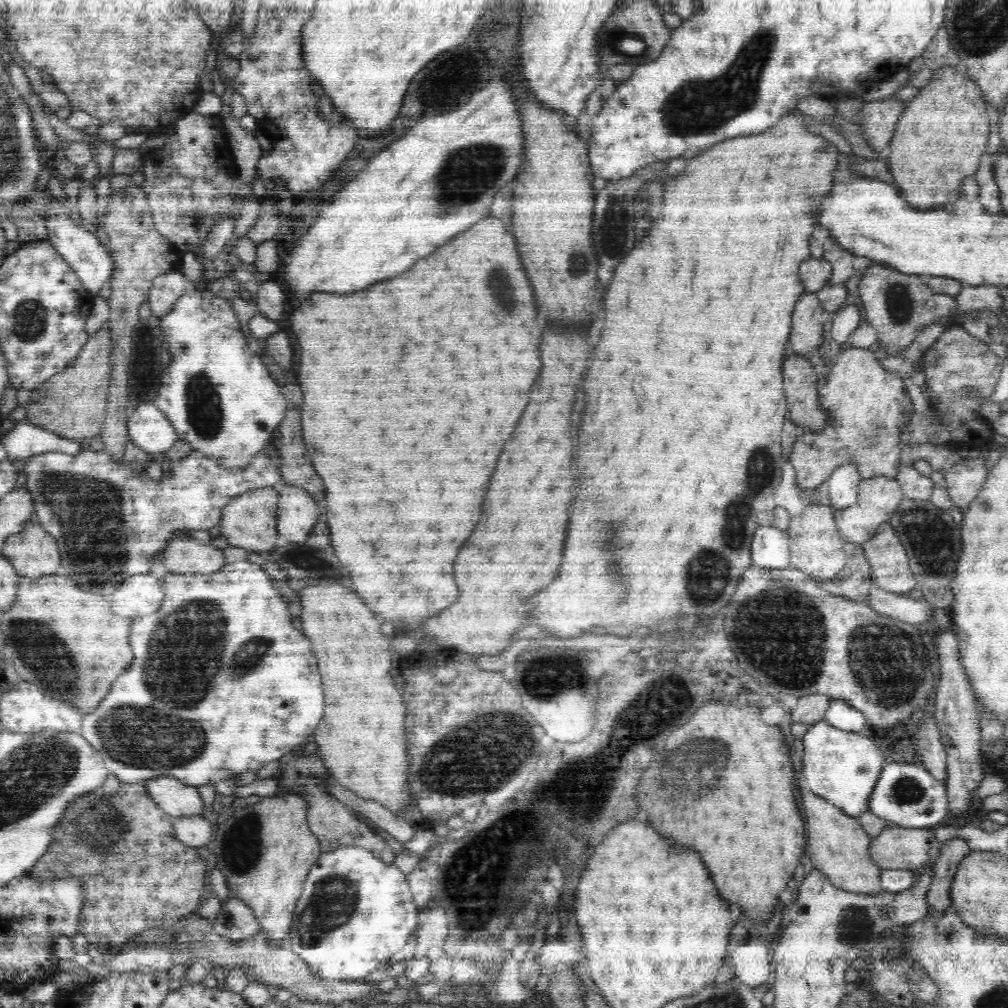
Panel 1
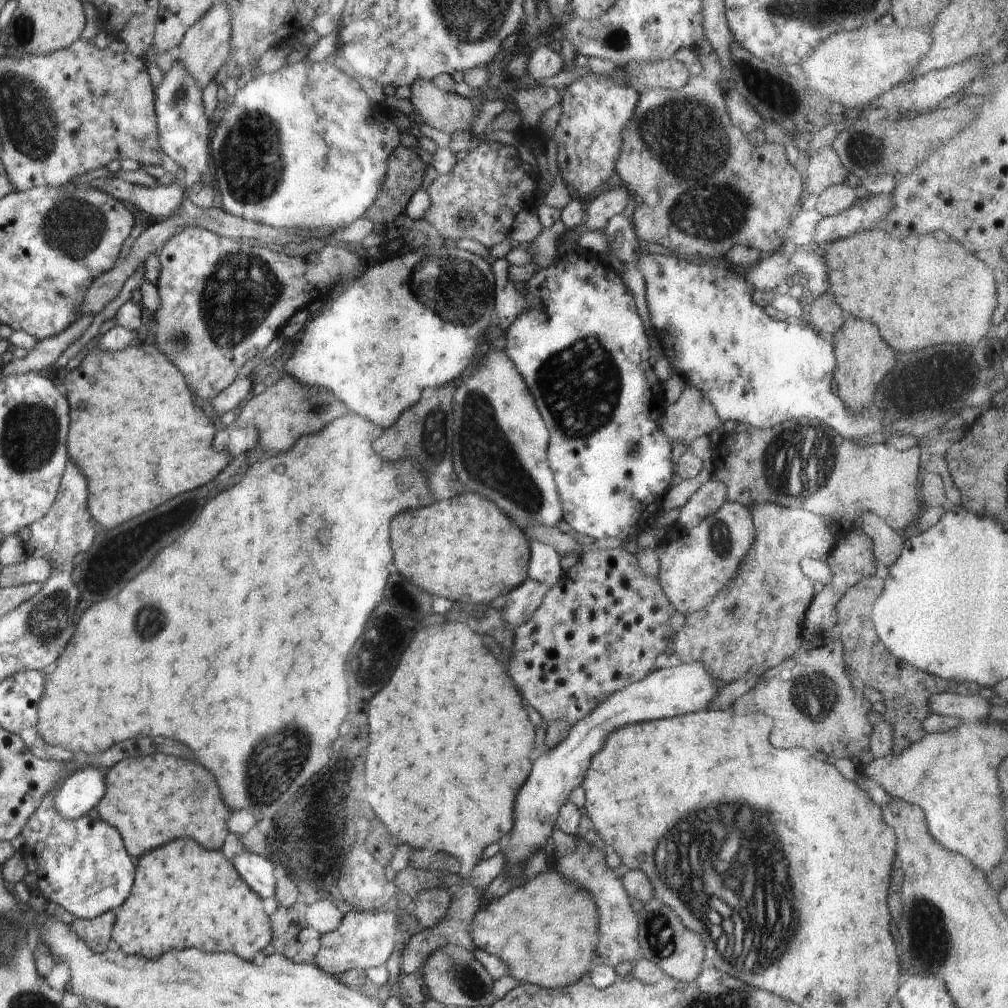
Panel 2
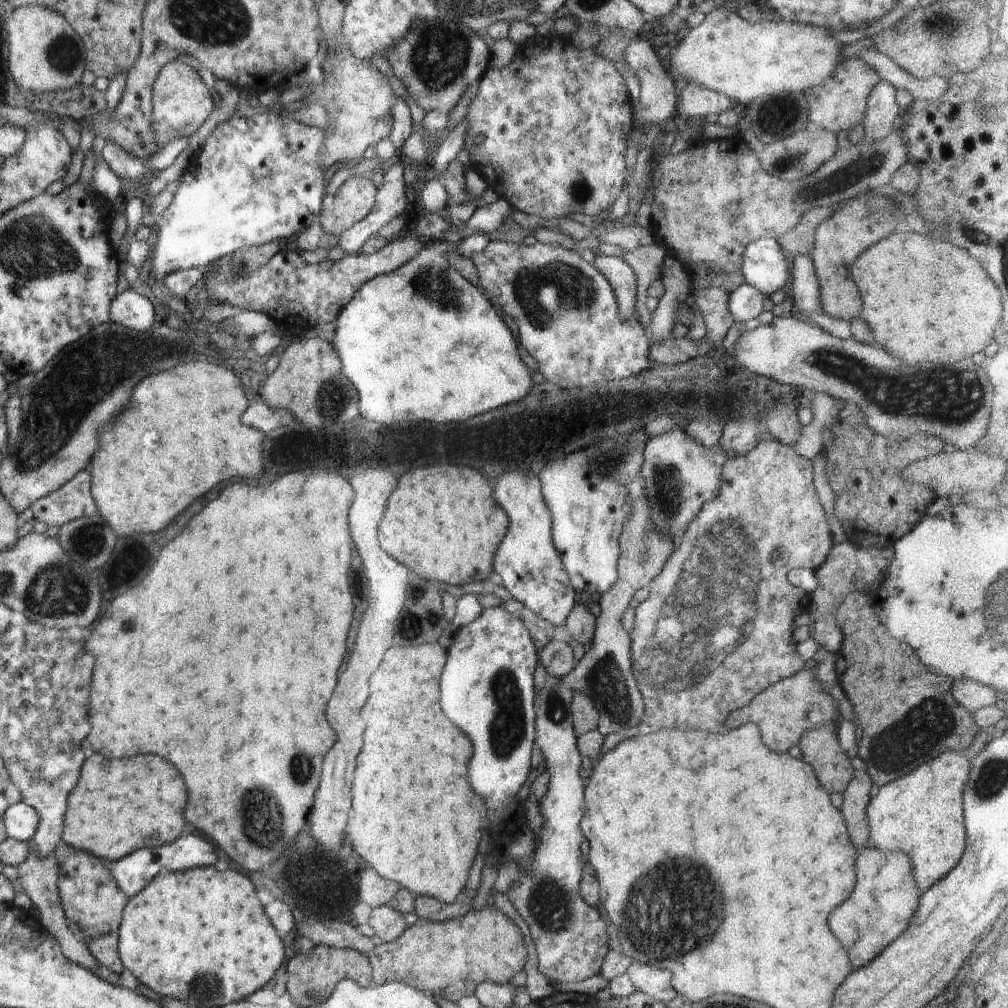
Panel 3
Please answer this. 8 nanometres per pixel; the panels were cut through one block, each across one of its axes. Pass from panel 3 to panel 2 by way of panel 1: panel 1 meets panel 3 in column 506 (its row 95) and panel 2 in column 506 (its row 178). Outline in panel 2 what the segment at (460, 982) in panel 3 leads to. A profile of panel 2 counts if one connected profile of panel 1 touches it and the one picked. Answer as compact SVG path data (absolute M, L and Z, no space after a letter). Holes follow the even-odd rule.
M557 870L539 873L525 882L498 898L498 904L492 900L482 905L470 924L470 937L484 953L504 960L510 968L509 977L518 982L551 988L581 980L592 968L592 954L598 945L596 904Z

